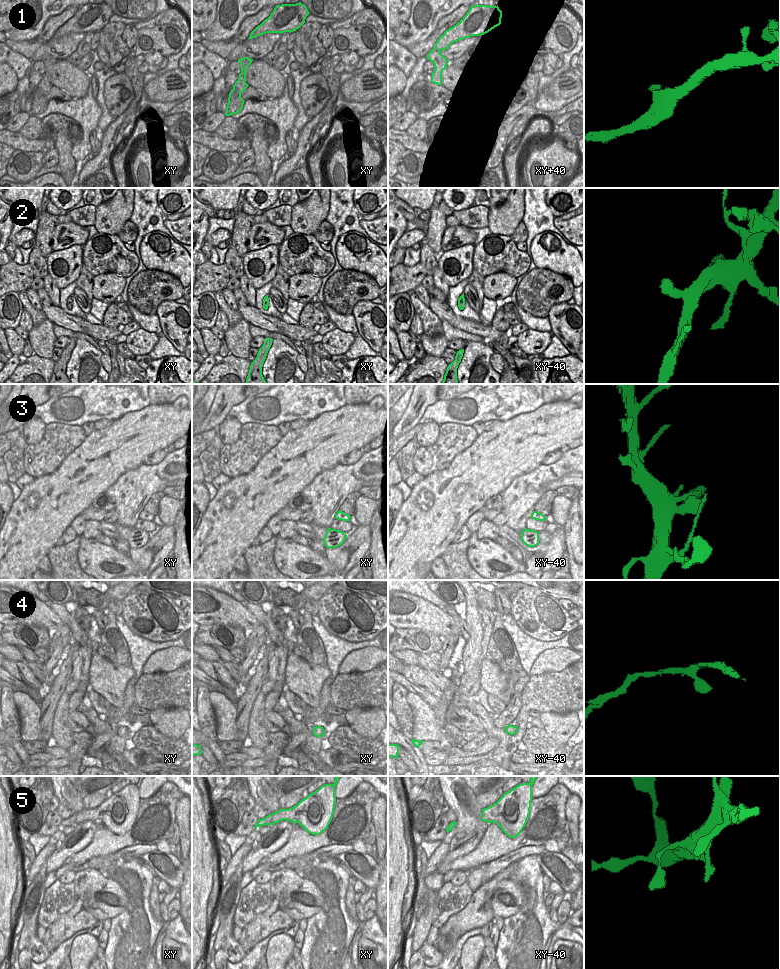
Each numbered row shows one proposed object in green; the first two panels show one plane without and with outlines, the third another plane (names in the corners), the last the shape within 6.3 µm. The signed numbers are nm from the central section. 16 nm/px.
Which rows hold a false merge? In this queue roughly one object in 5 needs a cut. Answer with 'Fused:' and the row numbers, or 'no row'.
Fused: no row.

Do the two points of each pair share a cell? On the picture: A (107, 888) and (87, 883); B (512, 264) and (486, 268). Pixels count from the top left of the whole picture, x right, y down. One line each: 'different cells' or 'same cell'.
A: same cell
B: same cell

